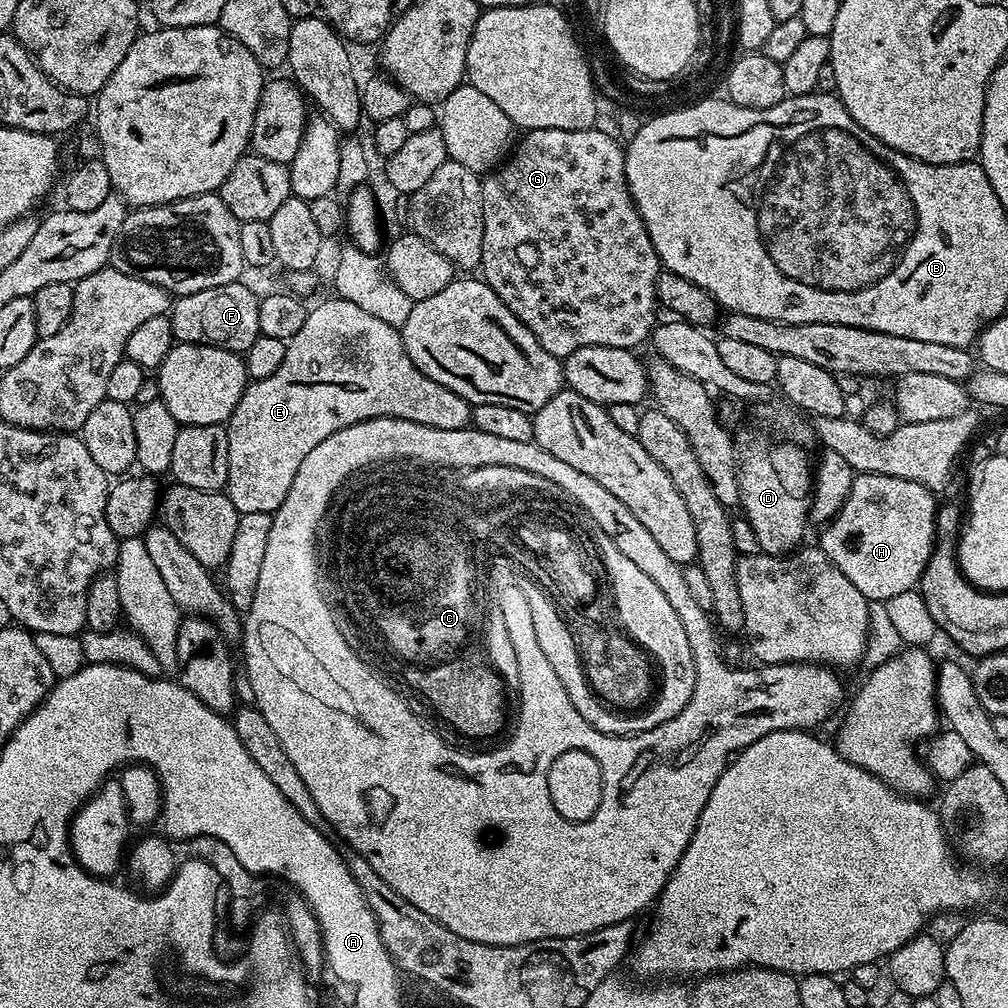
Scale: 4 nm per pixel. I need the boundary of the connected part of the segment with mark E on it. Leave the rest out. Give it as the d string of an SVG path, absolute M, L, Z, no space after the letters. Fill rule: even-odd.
M331 299L309 307L306 322L302 322L298 334L286 342L282 366L278 366L270 378L251 381L228 420L230 474L226 494L240 513L276 512L278 506L286 502L290 482L294 482L294 474L298 474L298 466L302 466L306 454L310 454L318 442L346 426L383 416L434 426L438 430L458 430L472 423L473 405L454 394L454 390L446 390L446 386L426 378L426 374L410 362L410 354L406 354L406 346L397 329L354 306L354 302Z

